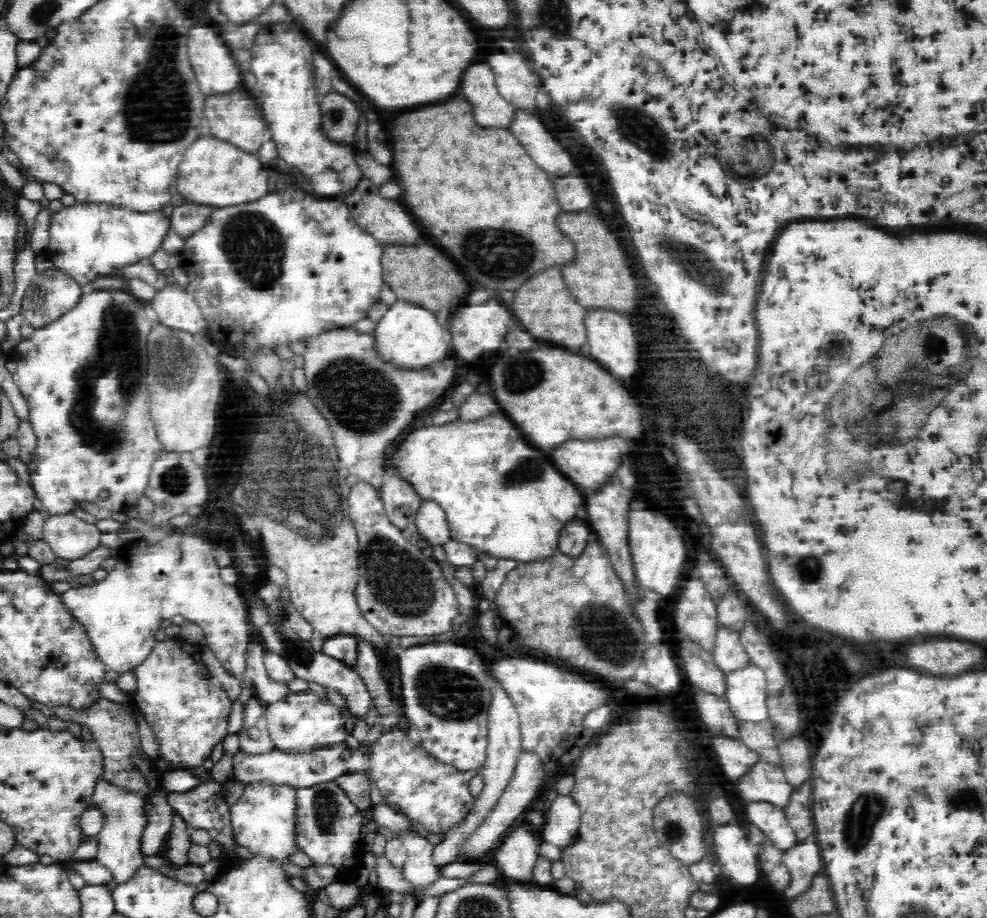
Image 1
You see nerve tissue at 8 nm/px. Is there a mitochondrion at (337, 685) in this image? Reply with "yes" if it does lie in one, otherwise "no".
no

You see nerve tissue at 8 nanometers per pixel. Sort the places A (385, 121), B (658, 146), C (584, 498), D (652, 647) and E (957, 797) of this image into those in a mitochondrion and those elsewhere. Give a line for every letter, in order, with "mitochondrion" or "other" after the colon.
A: other
B: mitochondrion
C: other
D: other
E: mitochondrion

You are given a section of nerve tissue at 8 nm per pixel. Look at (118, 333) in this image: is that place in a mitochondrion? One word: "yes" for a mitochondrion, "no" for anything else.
yes

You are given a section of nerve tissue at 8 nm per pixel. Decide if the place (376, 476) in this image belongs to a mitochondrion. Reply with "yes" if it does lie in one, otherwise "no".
no

